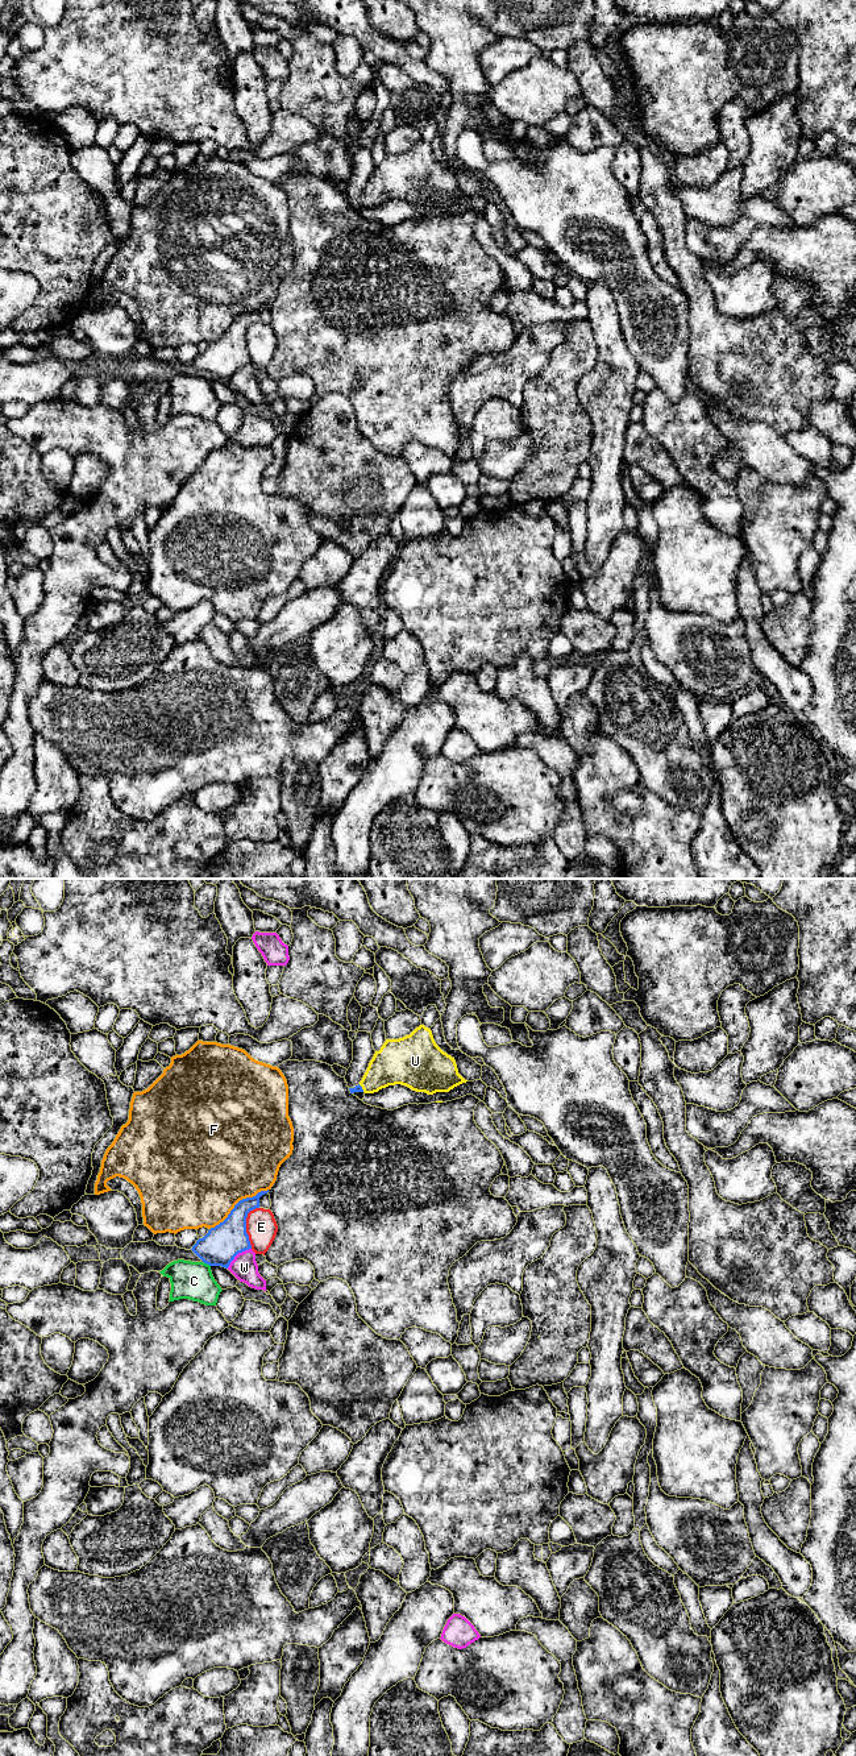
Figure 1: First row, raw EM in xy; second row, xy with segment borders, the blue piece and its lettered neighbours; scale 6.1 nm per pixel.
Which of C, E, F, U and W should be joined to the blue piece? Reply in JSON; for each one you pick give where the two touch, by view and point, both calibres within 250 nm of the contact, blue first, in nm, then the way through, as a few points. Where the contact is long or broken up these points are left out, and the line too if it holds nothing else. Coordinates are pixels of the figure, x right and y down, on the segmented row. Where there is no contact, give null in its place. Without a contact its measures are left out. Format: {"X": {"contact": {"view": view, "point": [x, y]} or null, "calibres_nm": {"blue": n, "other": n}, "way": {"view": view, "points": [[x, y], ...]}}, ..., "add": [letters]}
{"U": {"contact": {"view": "xy", "point": [361, 1088]}, "calibres_nm": {"blue": 50, "other": 240}, "way": {"view": "xy", "points": [[357, 1088], [361, 1088], [393, 1065]]}}, "add": ["U"]}

